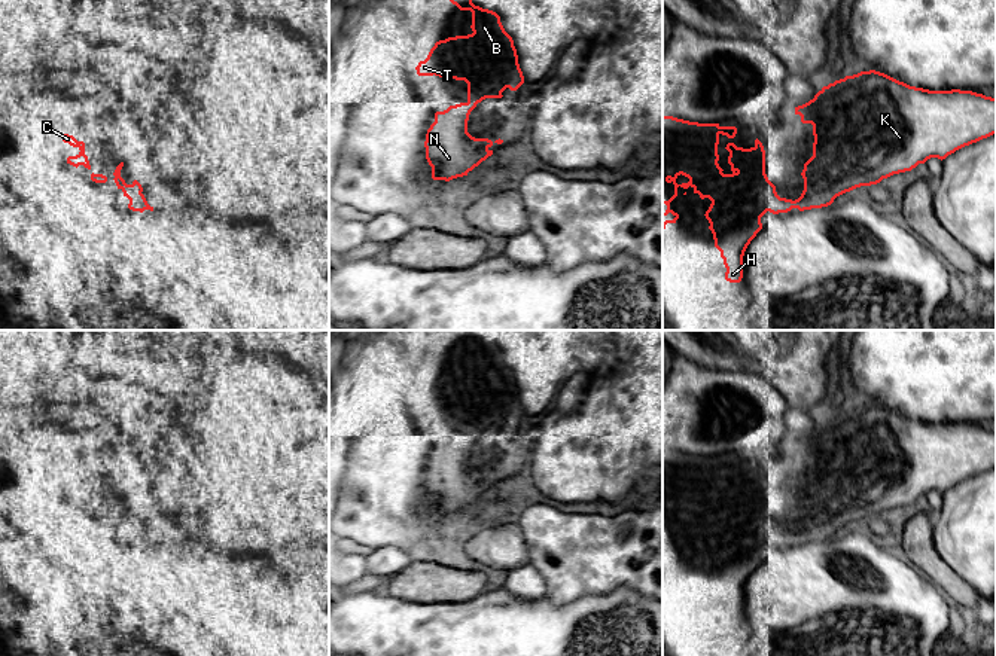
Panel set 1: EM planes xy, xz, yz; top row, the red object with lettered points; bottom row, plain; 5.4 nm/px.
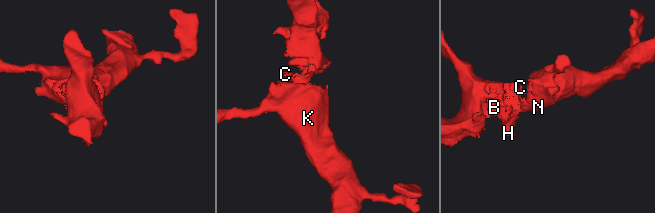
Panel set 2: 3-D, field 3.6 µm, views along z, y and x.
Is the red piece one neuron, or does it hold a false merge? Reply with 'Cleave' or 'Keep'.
Keep

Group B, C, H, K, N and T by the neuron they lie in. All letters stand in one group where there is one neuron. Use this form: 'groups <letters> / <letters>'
groups B C H K N T

